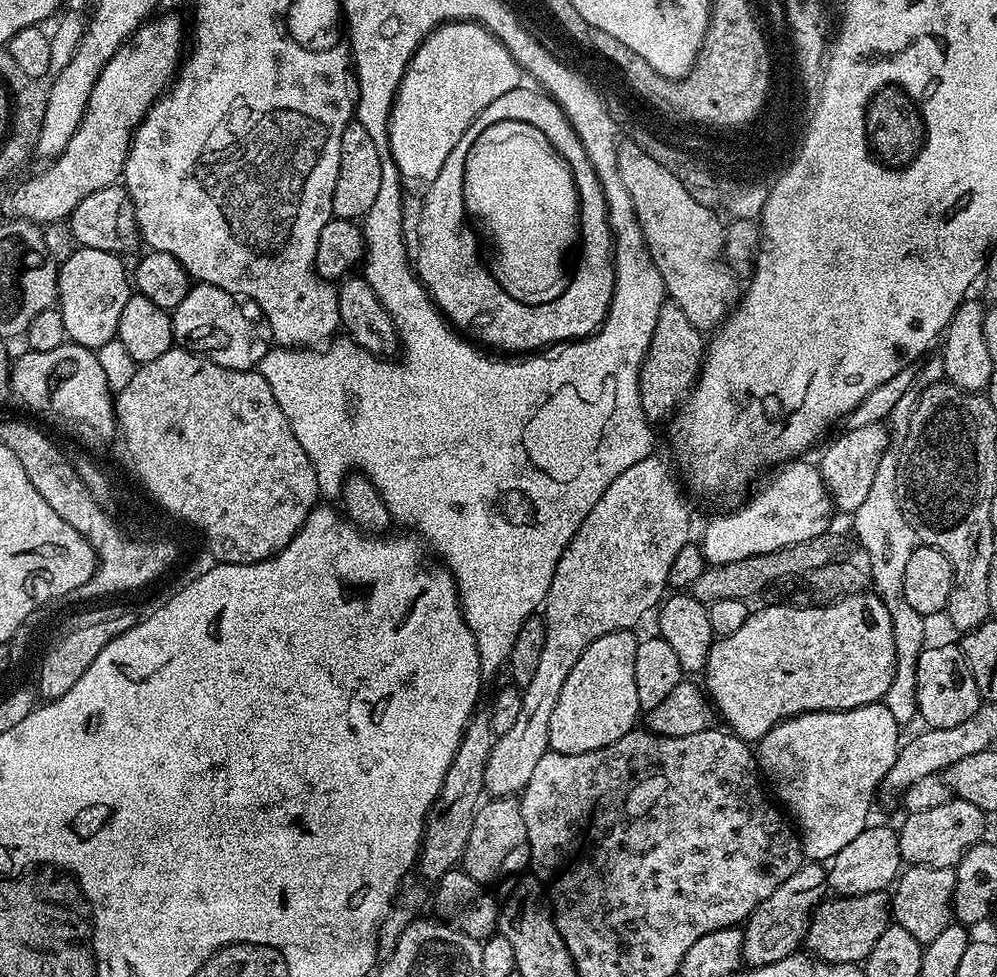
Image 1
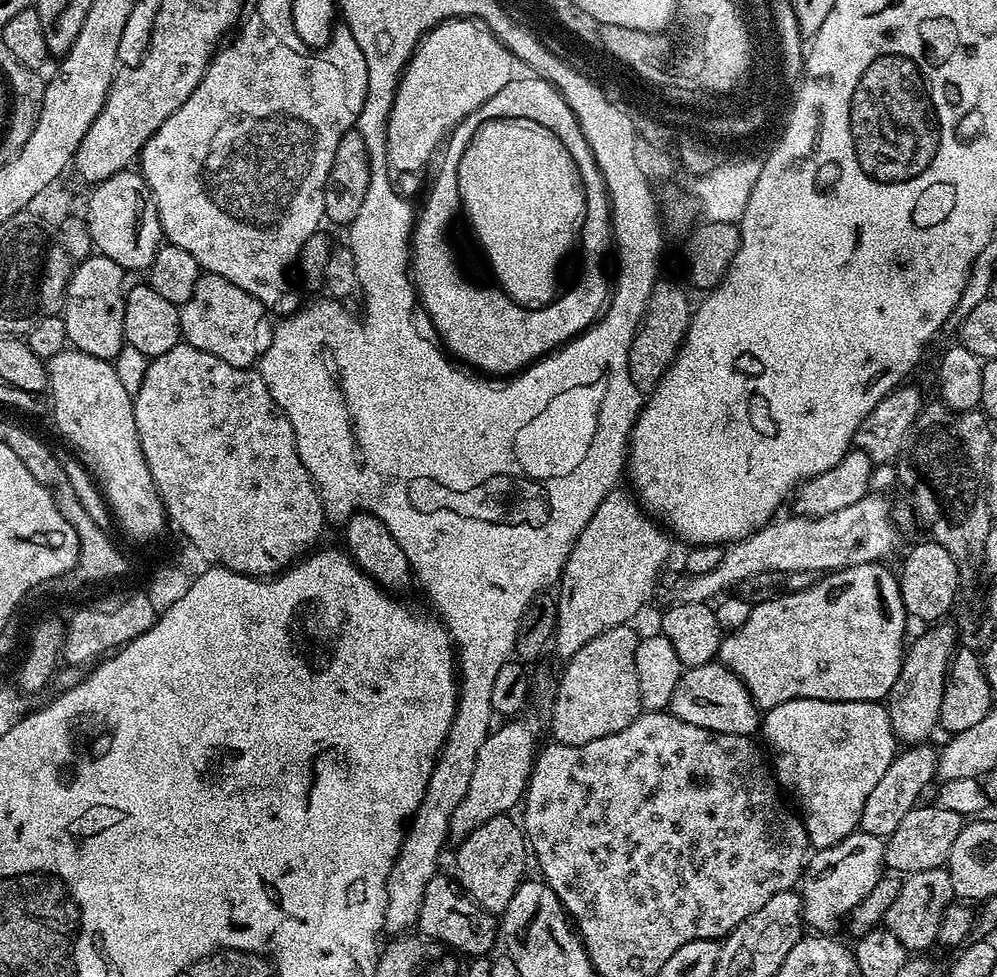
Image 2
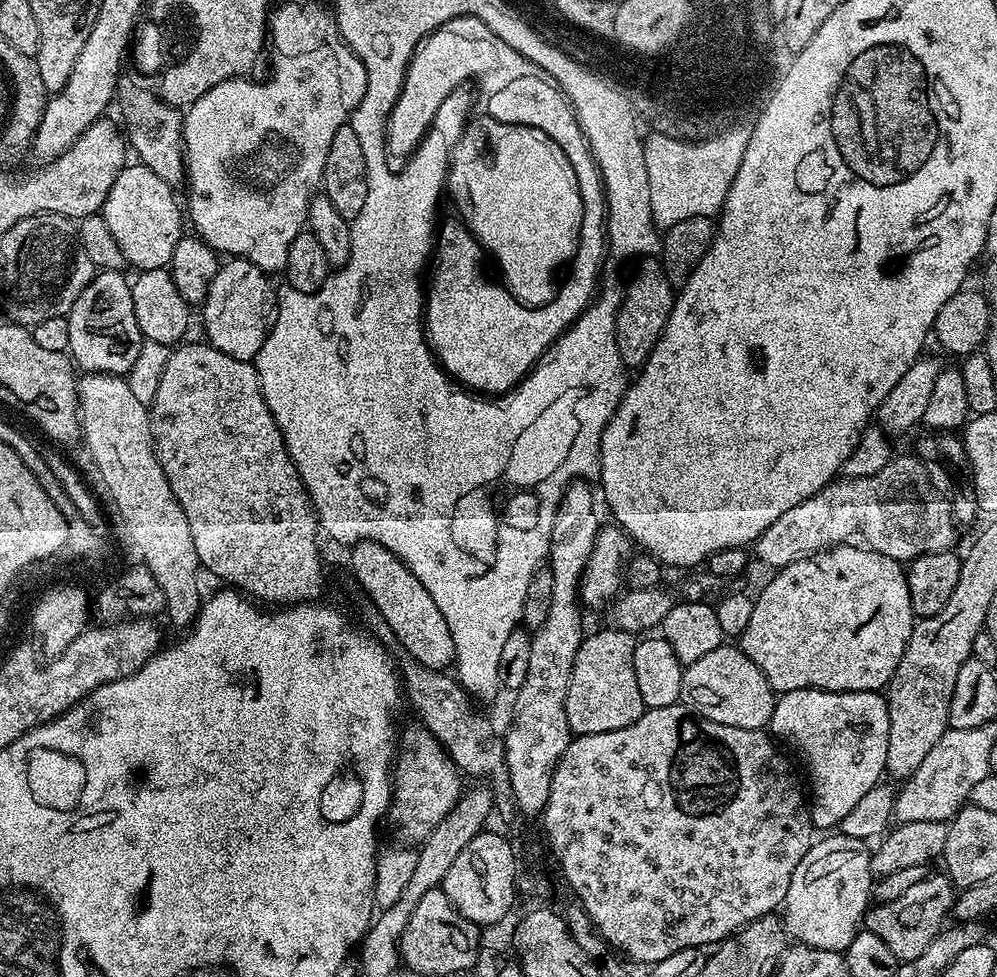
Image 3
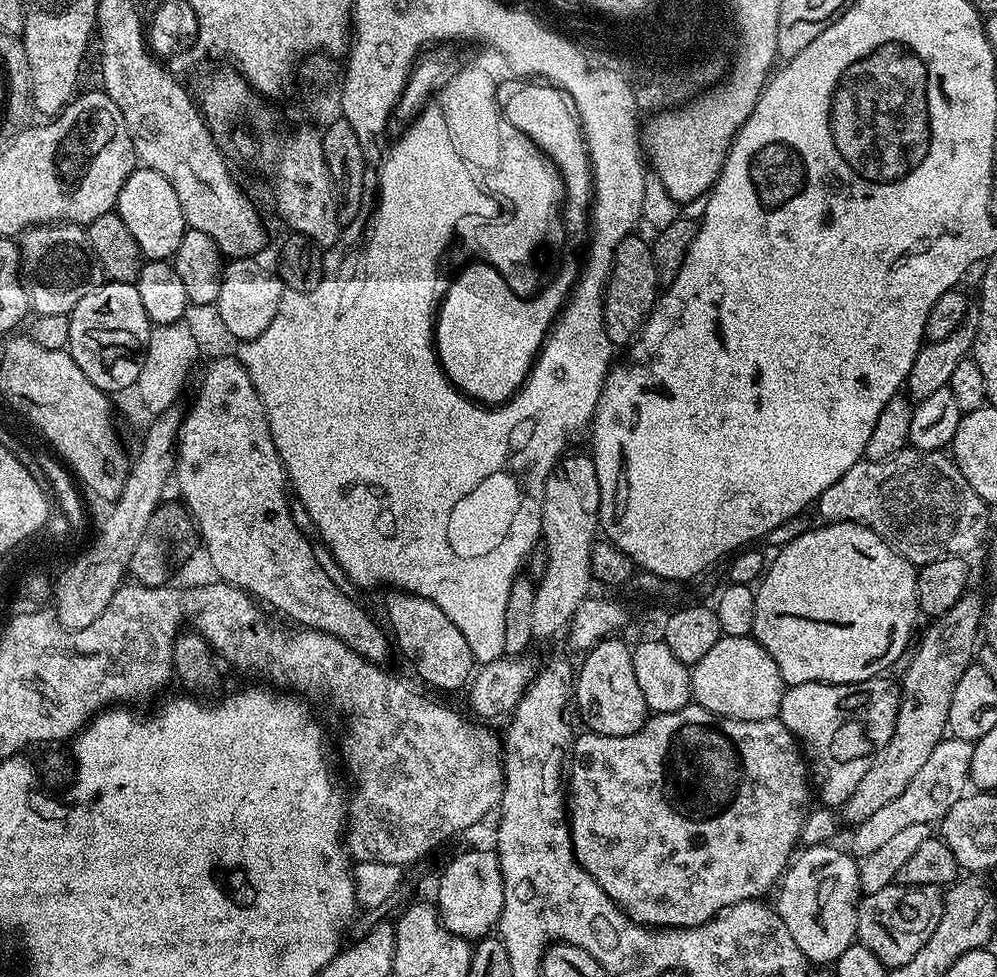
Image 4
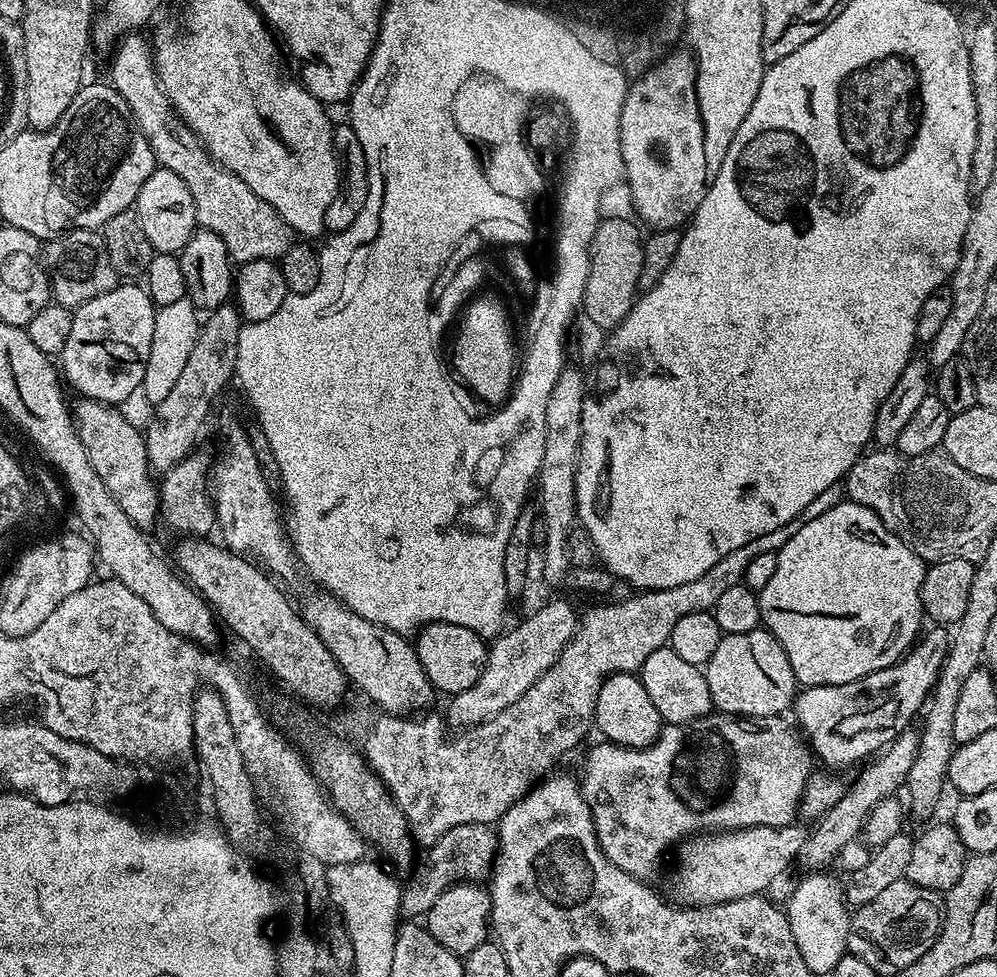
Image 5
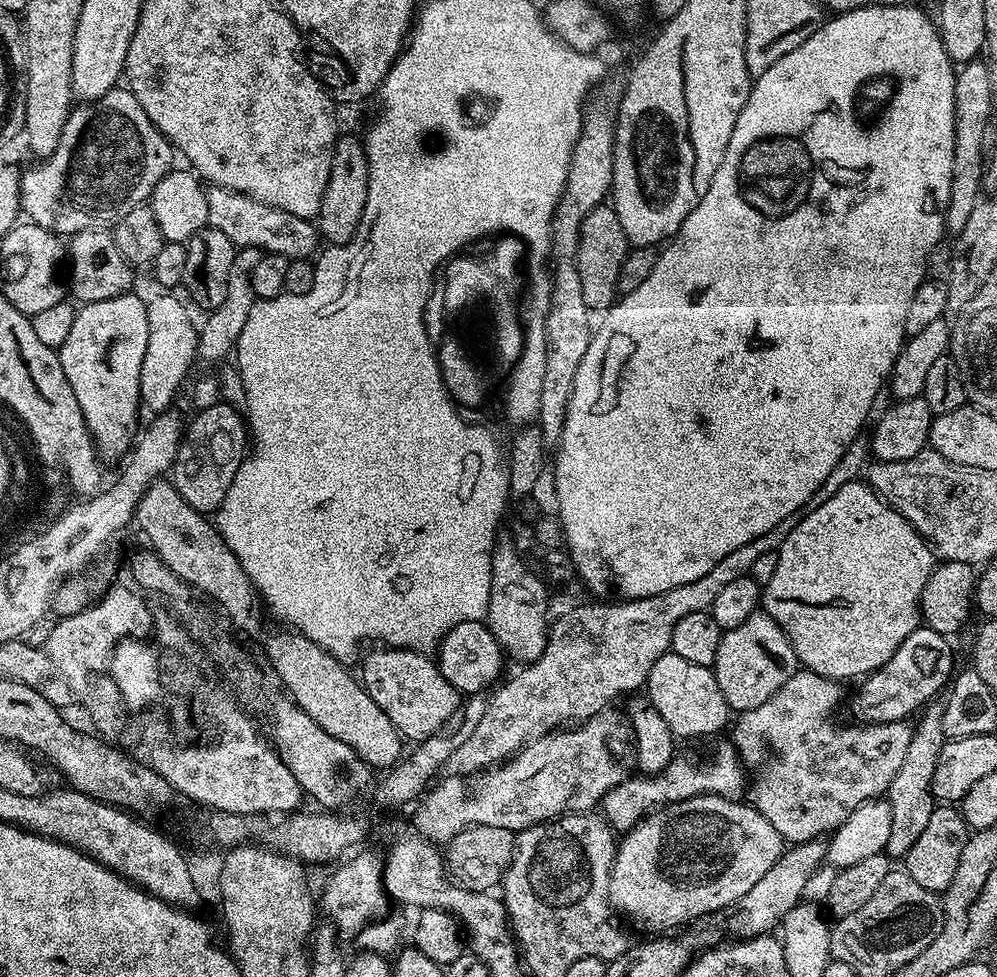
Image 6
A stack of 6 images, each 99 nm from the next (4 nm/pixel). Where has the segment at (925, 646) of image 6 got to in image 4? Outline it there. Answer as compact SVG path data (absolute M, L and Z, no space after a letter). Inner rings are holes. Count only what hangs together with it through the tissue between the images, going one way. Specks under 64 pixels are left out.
M883 675L873 680L863 680L857 684L793 684L785 687L784 697L780 703L778 719L791 730L792 735L802 745L802 752L810 761L810 780L814 792L820 795L819 803L833 810L839 809L858 790L858 782L862 782L862 774L870 770L872 760L890 742L890 734L894 734L896 715L900 705L900 689L895 683L884 680Z

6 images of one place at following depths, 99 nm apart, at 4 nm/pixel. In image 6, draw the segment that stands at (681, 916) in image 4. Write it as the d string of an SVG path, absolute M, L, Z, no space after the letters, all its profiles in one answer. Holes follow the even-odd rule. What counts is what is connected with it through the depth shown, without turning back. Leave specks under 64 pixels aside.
M732 742L718 745L709 760L677 754L661 772L652 775L636 774L614 786L614 790L607 792L603 798L602 815L617 833L623 834L630 831L648 813L677 800L685 800L691 796L724 796L728 800L735 800L743 797L743 792L744 795L746 792L744 771L745 765Z

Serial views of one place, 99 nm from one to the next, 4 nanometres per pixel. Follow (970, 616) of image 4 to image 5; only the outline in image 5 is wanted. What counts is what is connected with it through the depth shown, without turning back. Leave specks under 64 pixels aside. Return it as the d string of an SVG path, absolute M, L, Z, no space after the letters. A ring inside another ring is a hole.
M905 730L900 732L892 739L891 744L887 745L870 762L873 764L867 763L864 766L867 767L861 772L860 777L853 782L852 788L850 784L844 796L838 798L838 802L834 802L834 806L830 806L830 810L826 810L826 814L820 817L815 827L809 831L798 857L798 864L801 864L804 870L824 870L831 866L834 858L838 858L842 846L857 839L857 836L863 831L864 823L871 811L883 799L895 797L899 793L899 788L901 791L902 785L910 774L910 766L914 766L919 741L919 731Z

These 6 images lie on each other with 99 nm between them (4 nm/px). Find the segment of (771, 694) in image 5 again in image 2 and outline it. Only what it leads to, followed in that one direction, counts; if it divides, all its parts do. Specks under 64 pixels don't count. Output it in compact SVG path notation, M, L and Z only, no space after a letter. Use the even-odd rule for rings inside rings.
M719 662L685 668L678 678L678 686L674 686L668 708L673 716L682 718L682 722L690 722L690 726L702 726L722 734L751 737L752 731L755 728L757 731L762 724L761 713L748 688L725 664Z

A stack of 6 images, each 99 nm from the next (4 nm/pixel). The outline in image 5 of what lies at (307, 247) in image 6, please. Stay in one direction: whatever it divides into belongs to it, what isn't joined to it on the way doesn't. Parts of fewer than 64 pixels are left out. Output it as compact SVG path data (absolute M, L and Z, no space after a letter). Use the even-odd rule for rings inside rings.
M140 34L125 35L117 43L110 59L112 59L112 77L110 77L112 87L118 90L118 94L122 94L122 98L126 98L126 106L130 106L136 125L140 127L142 134L146 134L146 142L150 142L150 150L154 150L157 165L166 170L174 170L174 174L178 174L178 178L186 182L186 186L190 189L190 196L194 198L197 225L218 234L218 238L226 242L228 255L237 265L249 264L255 260L279 261L294 242L292 227L277 214L274 206L262 202L258 194L254 194L254 190L250 190L250 186L242 182L242 178L227 172L221 164L216 163L204 149L194 130L190 130L190 126L186 126L183 118L176 113L176 108L170 102L168 95L164 93L164 87L160 85L160 79L156 73L156 61L152 59L151 43L147 39L144 41Z

